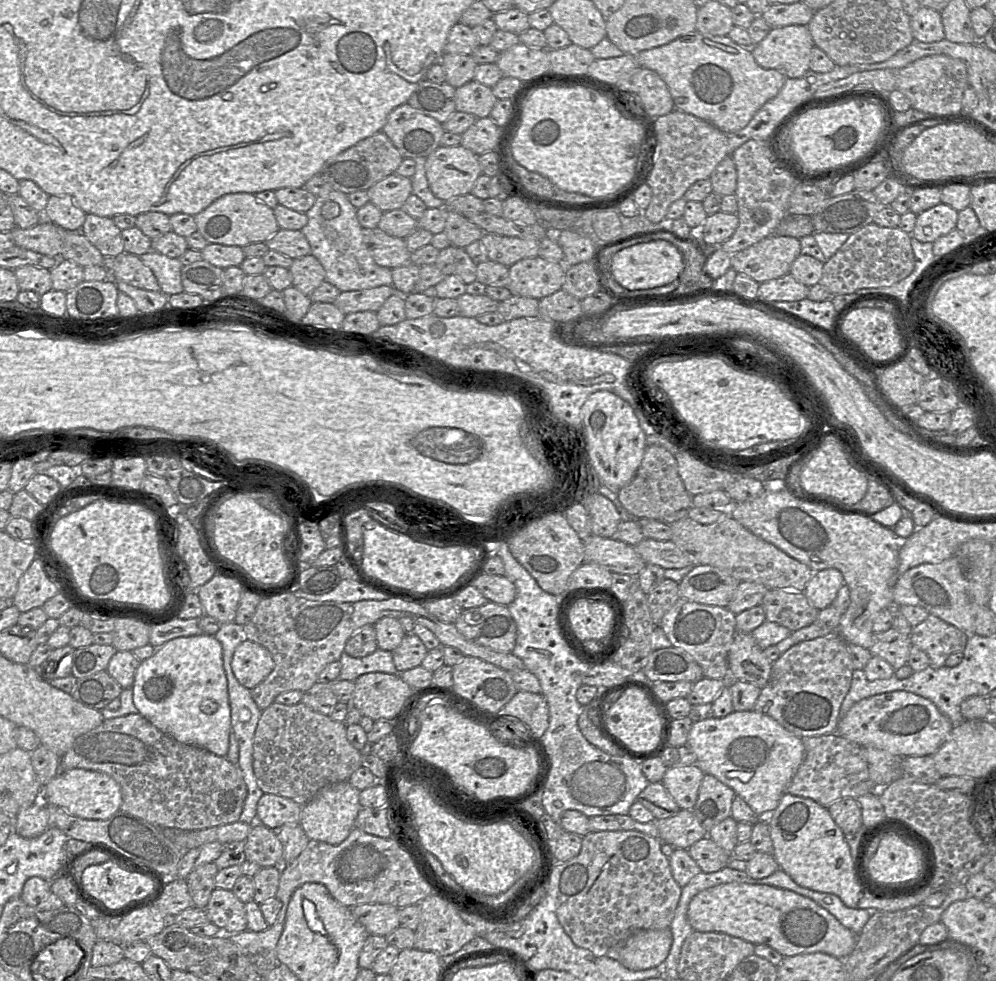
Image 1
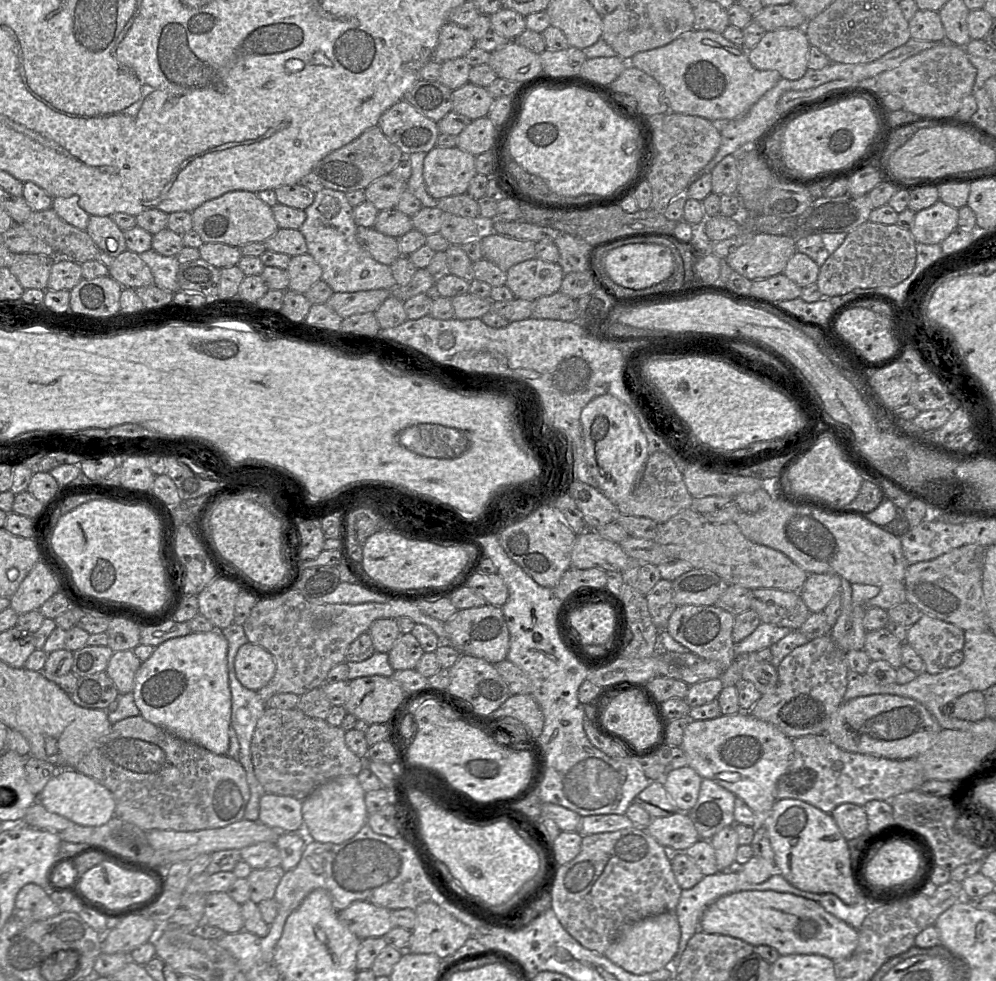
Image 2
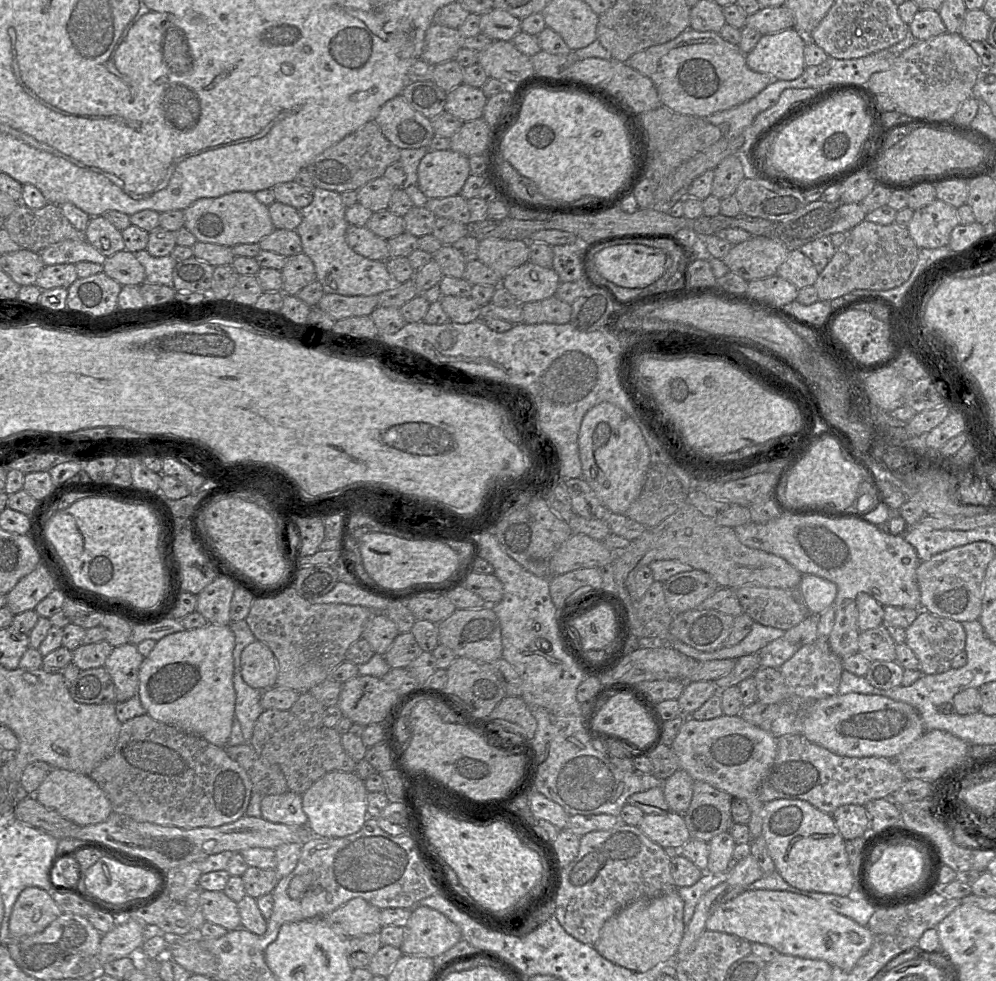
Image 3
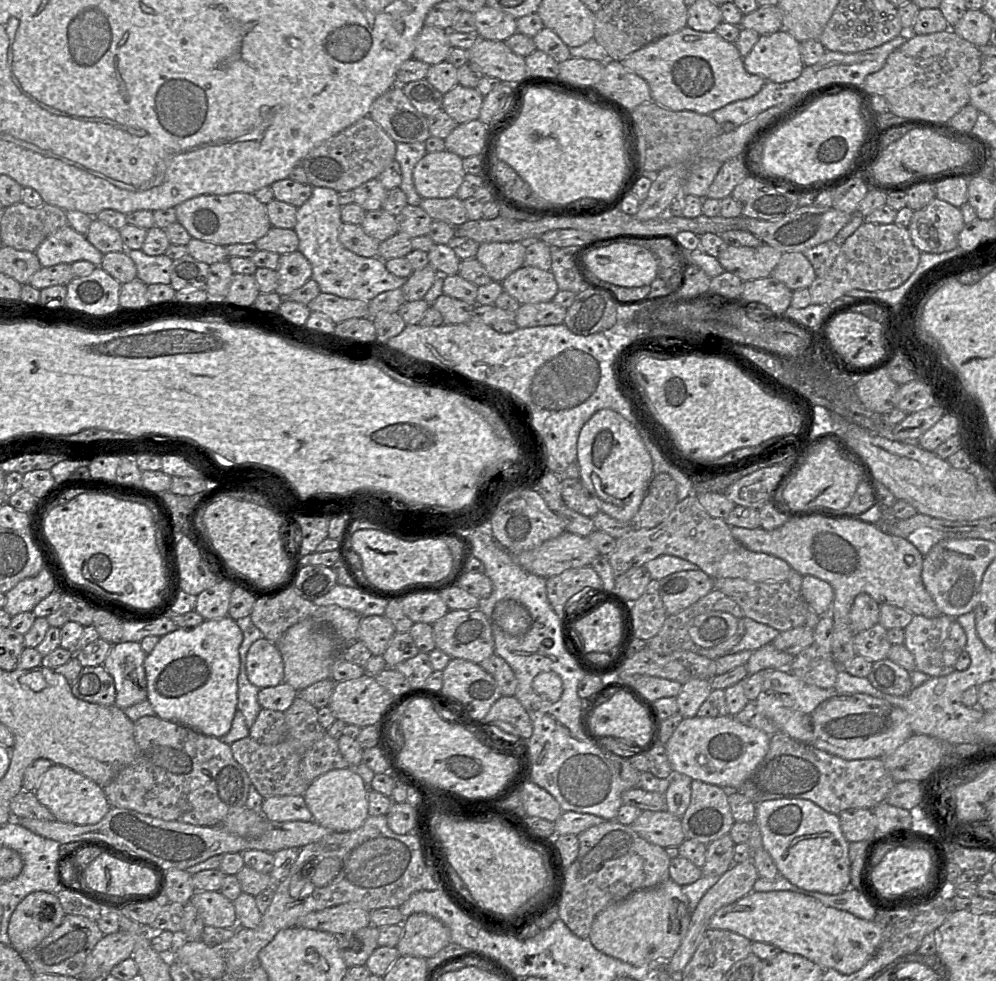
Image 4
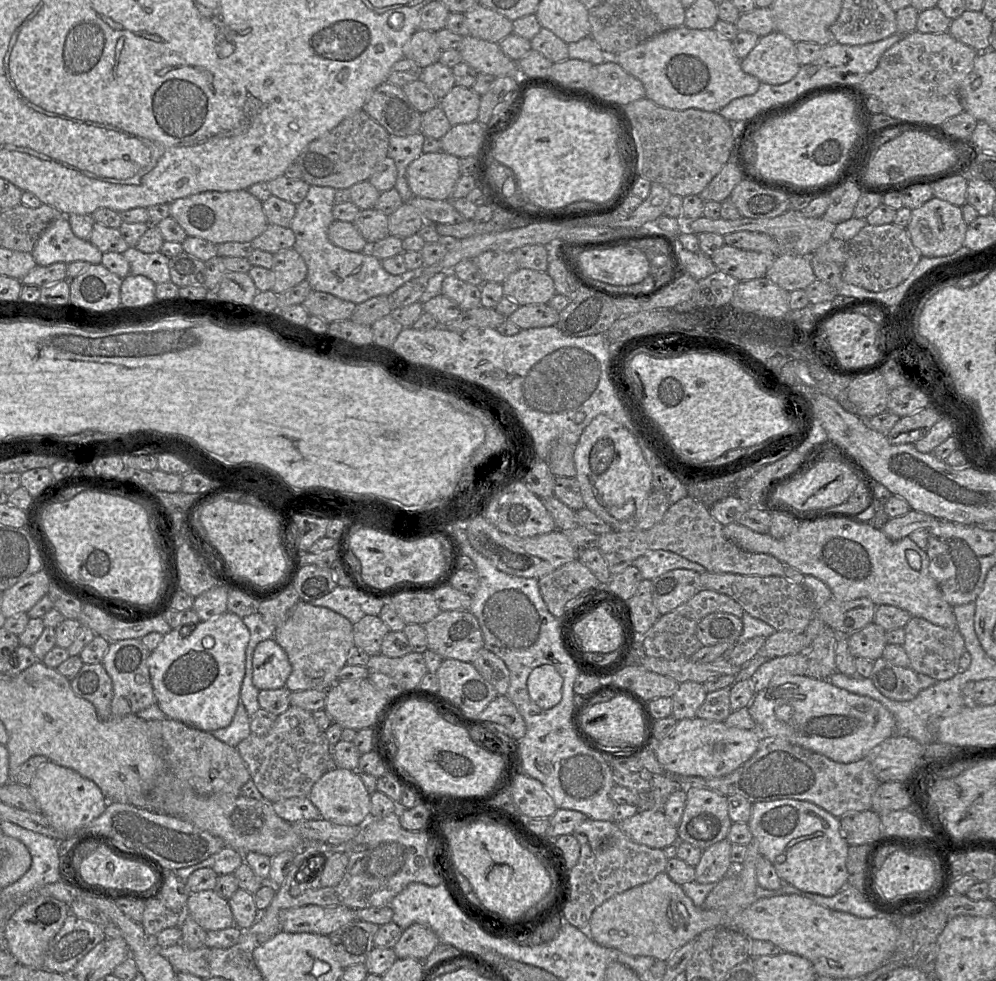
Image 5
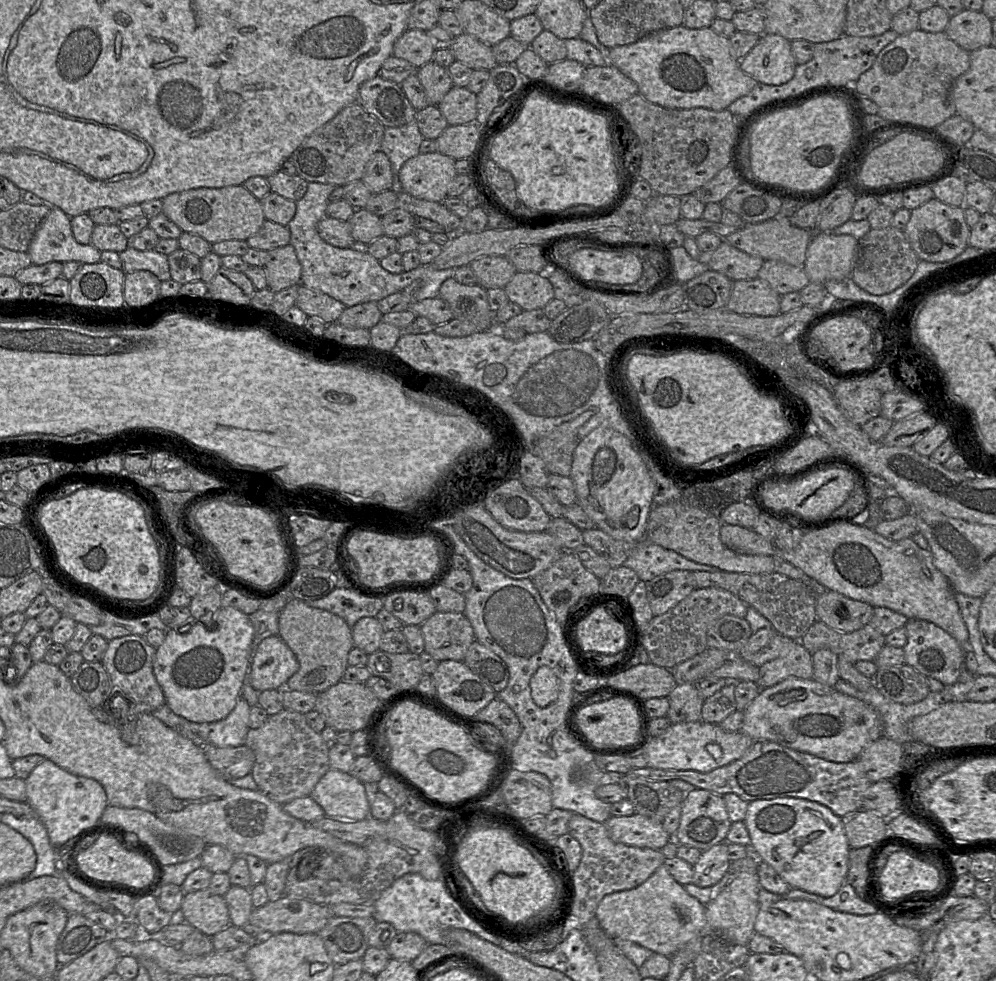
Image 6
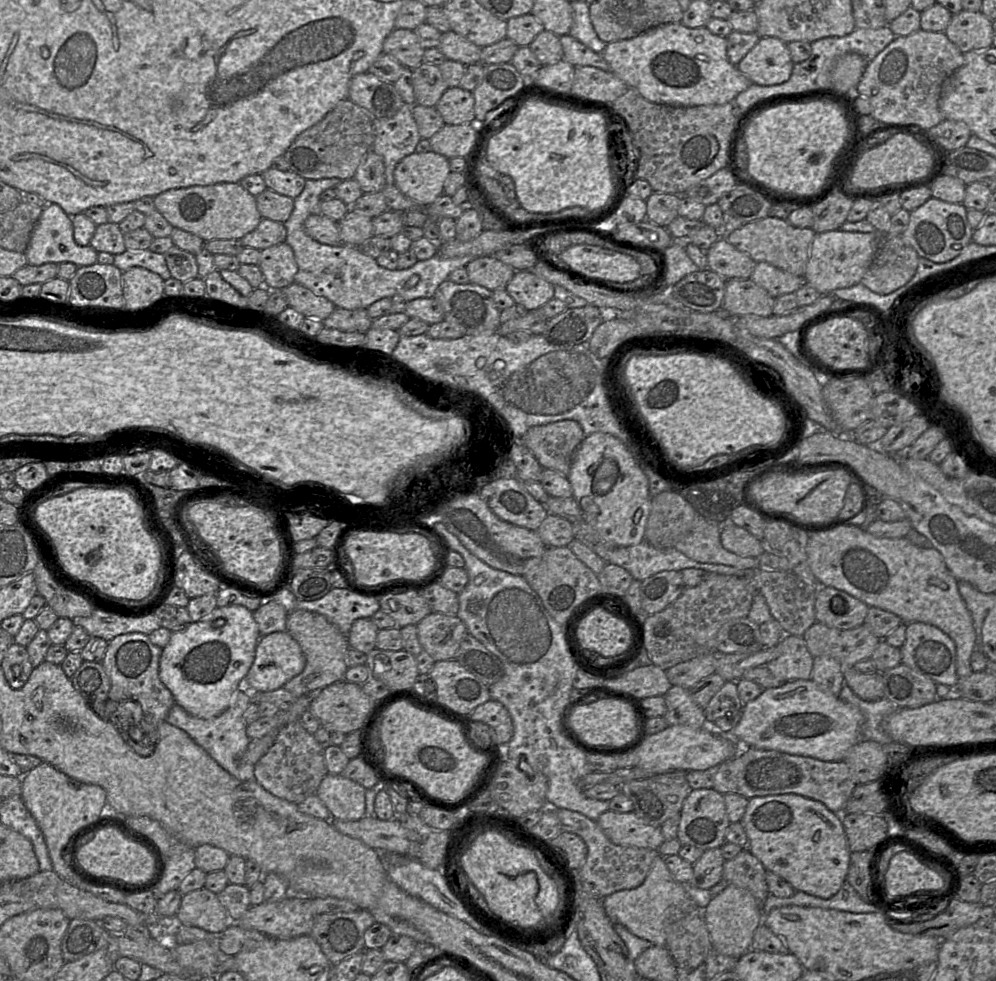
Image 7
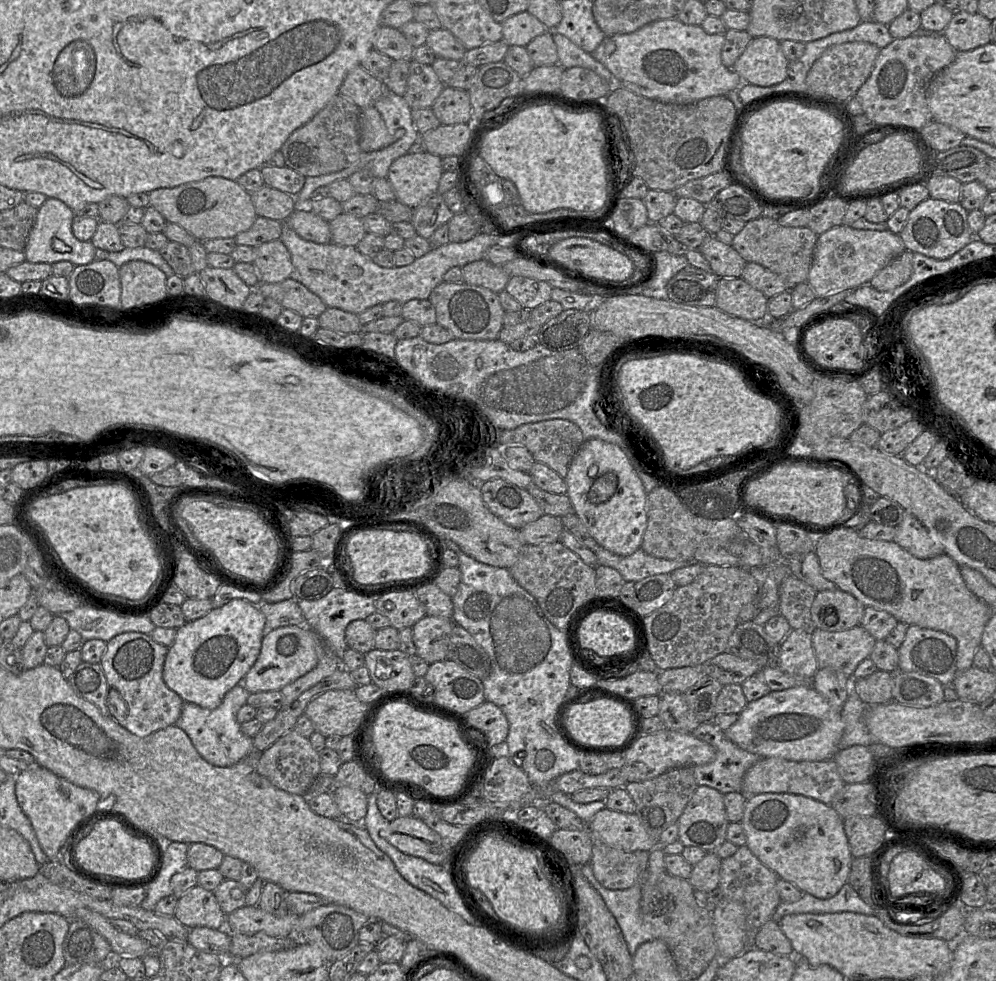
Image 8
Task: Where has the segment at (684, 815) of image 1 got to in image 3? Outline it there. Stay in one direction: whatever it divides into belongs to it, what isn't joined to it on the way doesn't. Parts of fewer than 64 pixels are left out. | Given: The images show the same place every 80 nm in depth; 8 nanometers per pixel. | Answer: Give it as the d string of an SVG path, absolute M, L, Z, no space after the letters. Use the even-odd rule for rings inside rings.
M683 813L645 814L638 827L661 847L681 848L690 840Z

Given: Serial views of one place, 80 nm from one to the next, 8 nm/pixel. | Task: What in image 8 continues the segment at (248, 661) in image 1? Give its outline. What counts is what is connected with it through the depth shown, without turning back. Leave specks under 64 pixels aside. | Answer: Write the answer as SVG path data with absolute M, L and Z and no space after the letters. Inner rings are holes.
M291 625L267 629L262 638L259 656L243 677L243 687L249 693L281 690L285 685L311 671L318 663L317 633L306 625Z

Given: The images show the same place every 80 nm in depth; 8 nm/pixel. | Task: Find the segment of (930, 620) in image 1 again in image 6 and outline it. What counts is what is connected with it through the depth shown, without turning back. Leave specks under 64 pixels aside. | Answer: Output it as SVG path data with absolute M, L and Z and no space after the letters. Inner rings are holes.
M909 619L905 625L907 643L903 647L905 663L919 673L939 680L945 686L957 682L964 666L965 650L948 632L932 622Z

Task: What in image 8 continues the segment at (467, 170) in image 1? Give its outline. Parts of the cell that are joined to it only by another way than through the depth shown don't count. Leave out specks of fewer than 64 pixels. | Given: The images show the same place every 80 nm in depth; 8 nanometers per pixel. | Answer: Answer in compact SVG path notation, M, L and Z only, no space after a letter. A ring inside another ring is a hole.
M406 153L390 166L389 180L395 199L414 209L438 192L444 170L442 158L424 153Z

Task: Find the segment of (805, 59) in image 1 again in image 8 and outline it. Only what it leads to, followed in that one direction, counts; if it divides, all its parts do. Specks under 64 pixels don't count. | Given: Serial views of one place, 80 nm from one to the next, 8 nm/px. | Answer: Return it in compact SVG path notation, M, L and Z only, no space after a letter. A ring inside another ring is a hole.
M754 37L732 69L743 83L769 87L786 79L788 62L779 41L770 37Z

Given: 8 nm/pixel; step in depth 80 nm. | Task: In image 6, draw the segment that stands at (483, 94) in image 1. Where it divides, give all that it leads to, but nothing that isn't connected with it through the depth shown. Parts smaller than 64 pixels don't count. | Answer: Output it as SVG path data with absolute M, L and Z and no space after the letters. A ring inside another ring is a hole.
M453 85L436 106L445 117L448 125L476 123L476 94L469 91L466 87Z

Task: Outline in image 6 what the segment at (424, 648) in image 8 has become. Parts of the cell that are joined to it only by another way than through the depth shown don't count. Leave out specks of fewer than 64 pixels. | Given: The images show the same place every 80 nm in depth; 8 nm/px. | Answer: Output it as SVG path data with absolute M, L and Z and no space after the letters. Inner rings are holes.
M436 611L421 626L425 652L437 661L463 661L475 633L463 613Z

